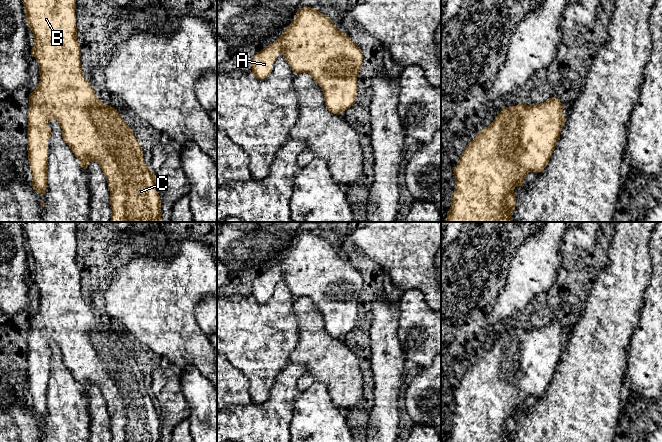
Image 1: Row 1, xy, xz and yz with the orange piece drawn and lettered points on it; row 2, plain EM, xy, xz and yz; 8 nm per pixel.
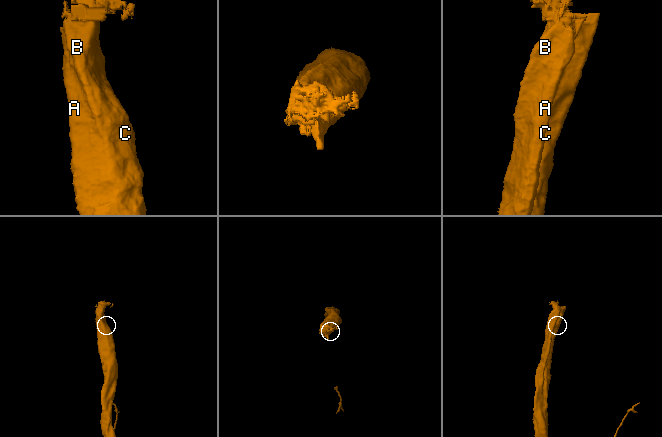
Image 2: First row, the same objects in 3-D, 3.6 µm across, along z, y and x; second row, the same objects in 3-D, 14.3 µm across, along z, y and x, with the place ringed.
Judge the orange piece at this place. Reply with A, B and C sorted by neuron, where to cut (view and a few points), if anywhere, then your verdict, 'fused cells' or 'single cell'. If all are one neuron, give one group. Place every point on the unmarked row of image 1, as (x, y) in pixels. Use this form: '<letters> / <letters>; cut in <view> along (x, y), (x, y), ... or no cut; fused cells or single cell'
A B C; no cut; single cell

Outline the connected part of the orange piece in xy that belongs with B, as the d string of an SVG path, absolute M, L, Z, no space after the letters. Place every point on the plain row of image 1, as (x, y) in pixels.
M23 222L22 225L24 229L27 249L31 253L34 261L34 270L31 273L31 279L37 284L40 299L38 311L32 317L29 318L27 373L29 391L31 393L33 401L32 410L41 420L45 418L45 414L47 411L47 387L49 378L48 364L51 361L51 352L49 353L48 349L50 348L52 343L55 343L62 353L63 364L70 371L82 392L86 394L89 387L95 385L99 388L100 392L104 396L104 399L107 402L108 411L110 413L110 429L112 432L111 442L161 442L161 424L158 418L157 404L152 393L149 393L145 388L143 382L143 375L138 364L134 360L131 352L125 347L123 341L119 338L119 336L114 331L111 331L100 325L96 320L95 315L91 311L90 307L84 301L80 285L81 275L77 264L77 251L75 239L76 224L77 222Z

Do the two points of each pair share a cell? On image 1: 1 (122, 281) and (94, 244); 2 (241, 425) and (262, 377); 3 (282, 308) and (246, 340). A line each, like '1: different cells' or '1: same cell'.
1: different cells
2: different cells
3: same cell

